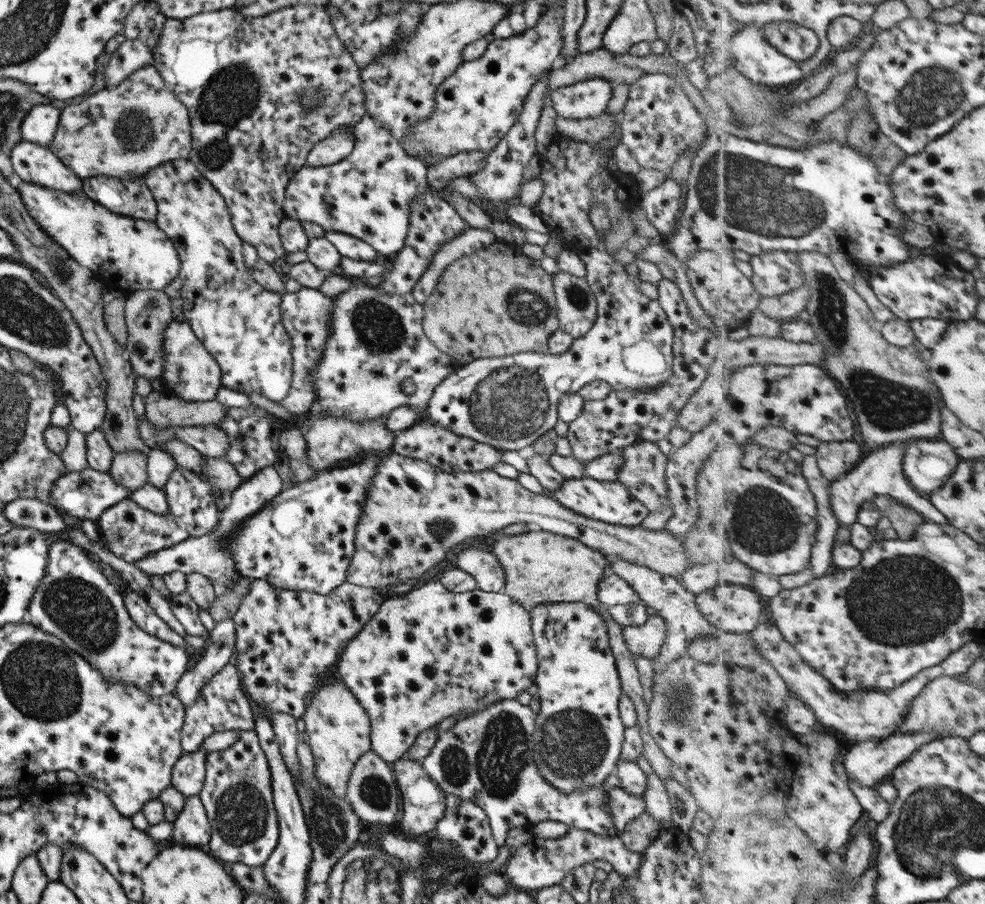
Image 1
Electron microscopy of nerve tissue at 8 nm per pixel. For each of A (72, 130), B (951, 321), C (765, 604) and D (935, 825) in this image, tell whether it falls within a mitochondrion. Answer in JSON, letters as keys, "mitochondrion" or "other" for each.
{"A":"other","B":"other","C":"other","D":"mitochondrion"}

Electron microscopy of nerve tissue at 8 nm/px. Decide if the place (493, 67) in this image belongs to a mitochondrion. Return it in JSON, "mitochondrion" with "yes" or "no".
{"mitochondrion":"no"}

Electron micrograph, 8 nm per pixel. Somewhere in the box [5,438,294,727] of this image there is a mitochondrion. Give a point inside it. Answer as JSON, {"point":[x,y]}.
{"point":[70,603]}

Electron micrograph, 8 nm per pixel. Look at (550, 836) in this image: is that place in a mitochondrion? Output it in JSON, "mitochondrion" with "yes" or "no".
{"mitochondrion":"no"}

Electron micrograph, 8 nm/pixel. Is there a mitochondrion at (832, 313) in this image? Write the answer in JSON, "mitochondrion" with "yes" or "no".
{"mitochondrion":"yes"}

